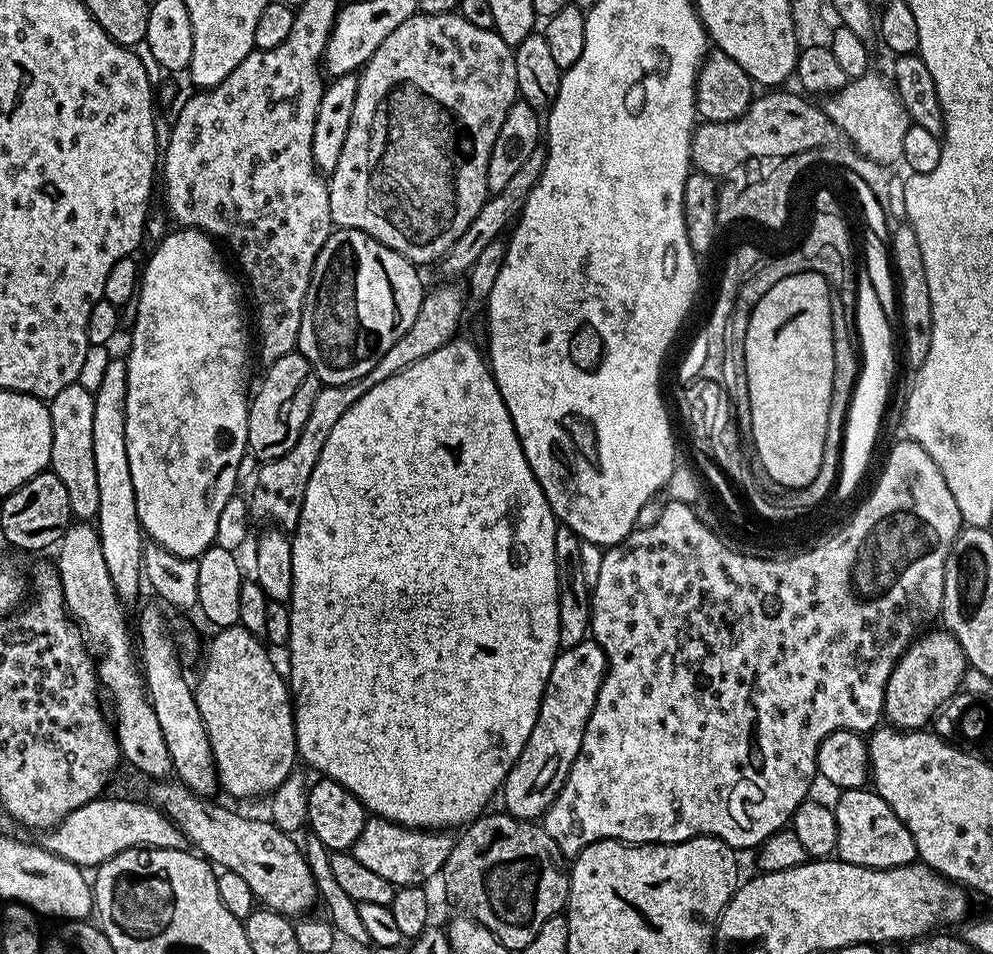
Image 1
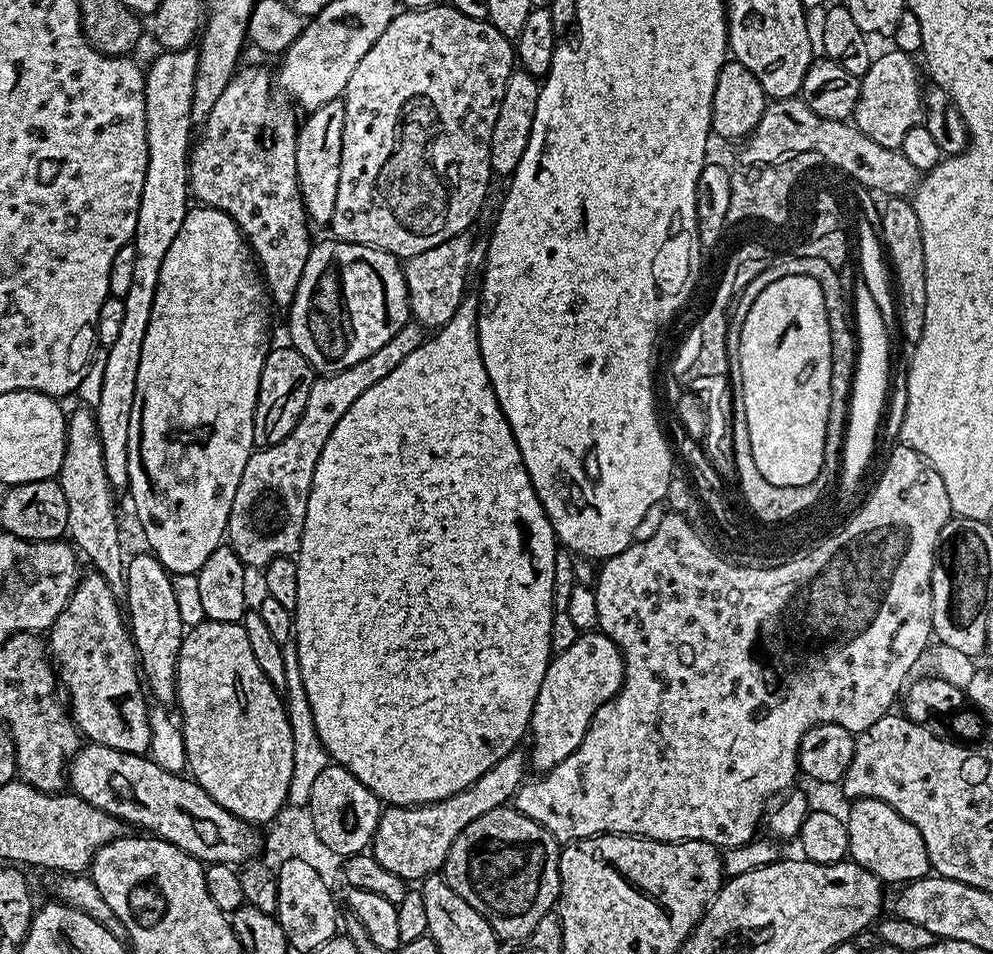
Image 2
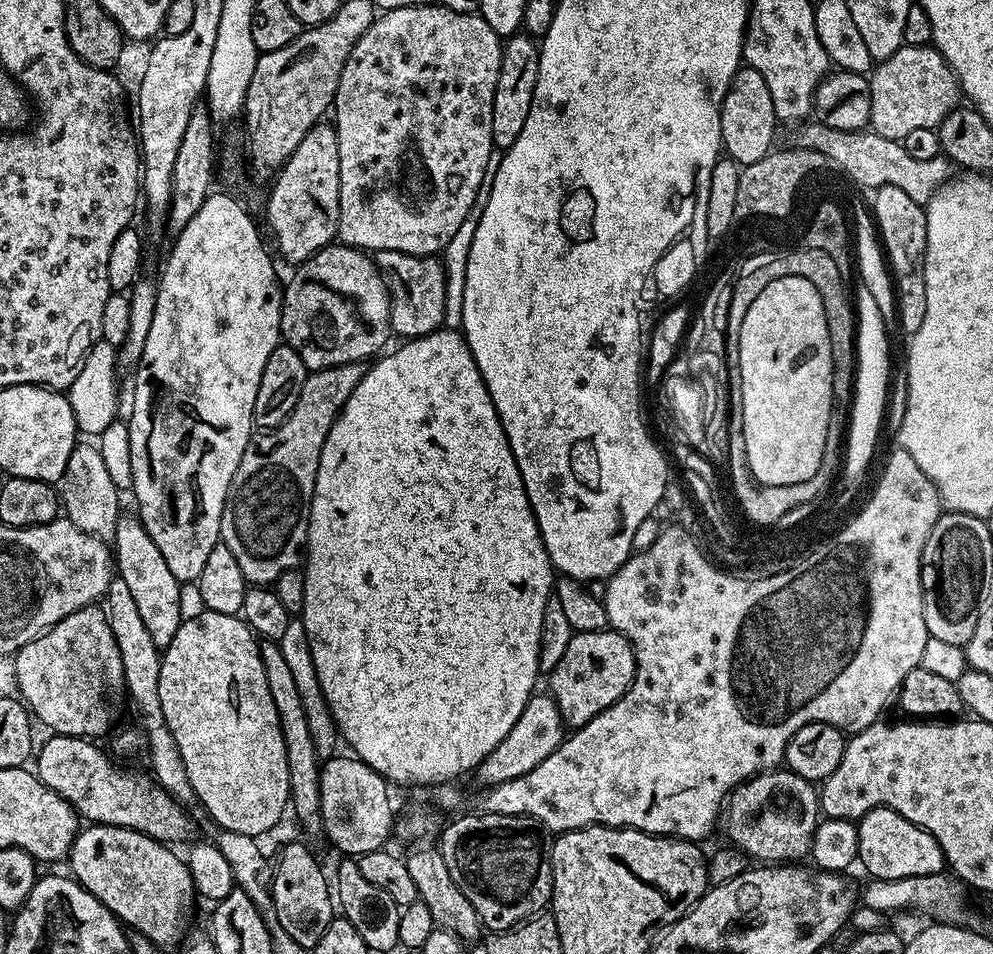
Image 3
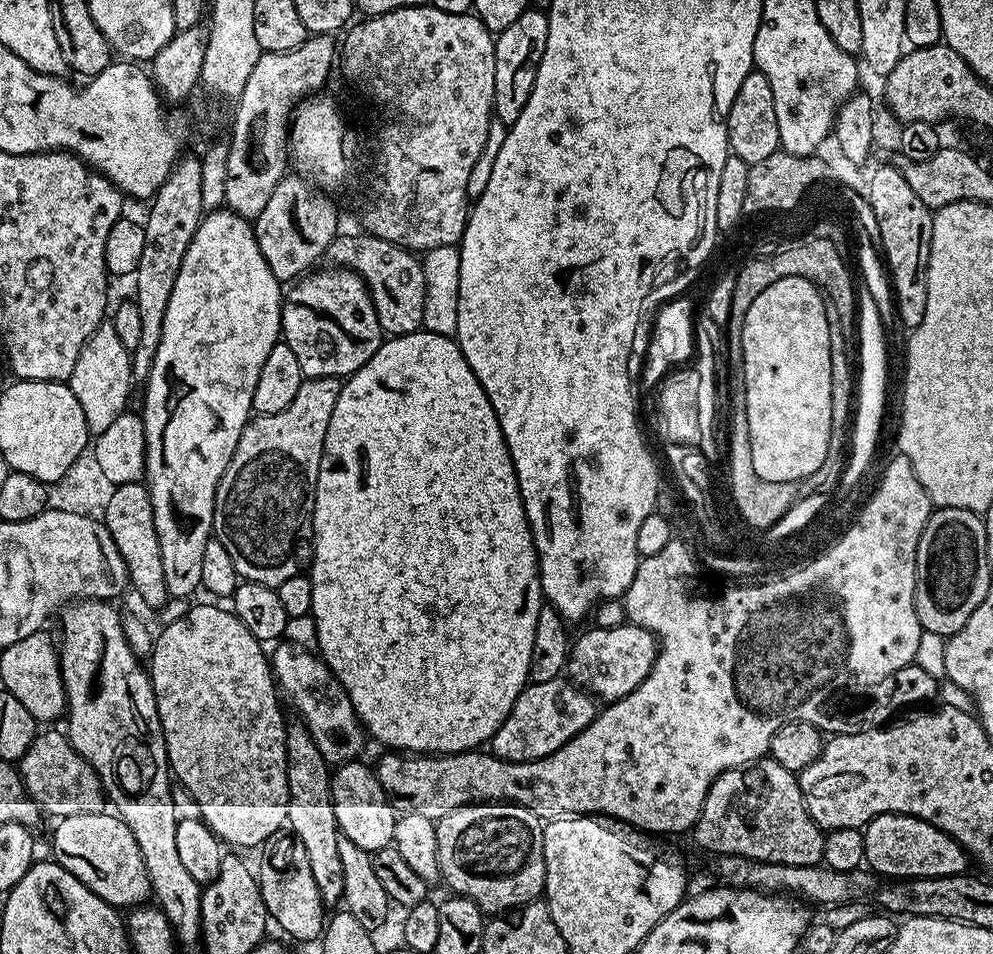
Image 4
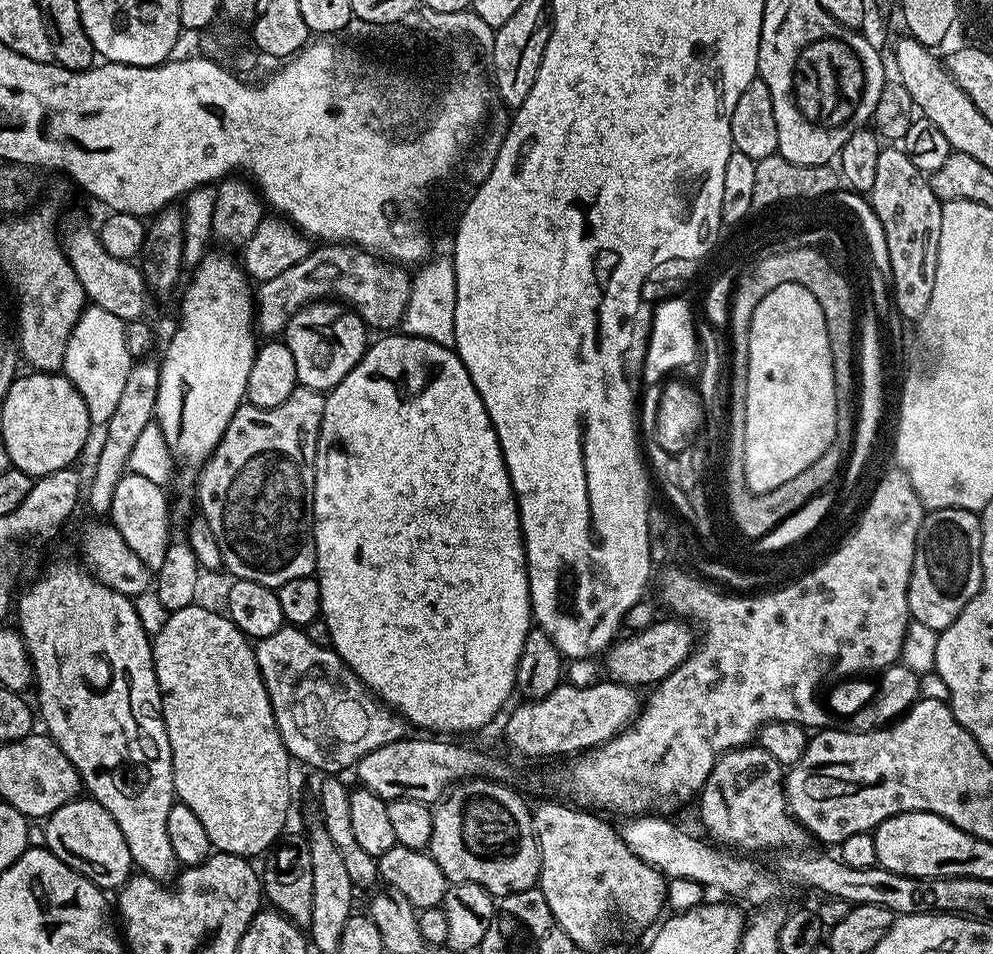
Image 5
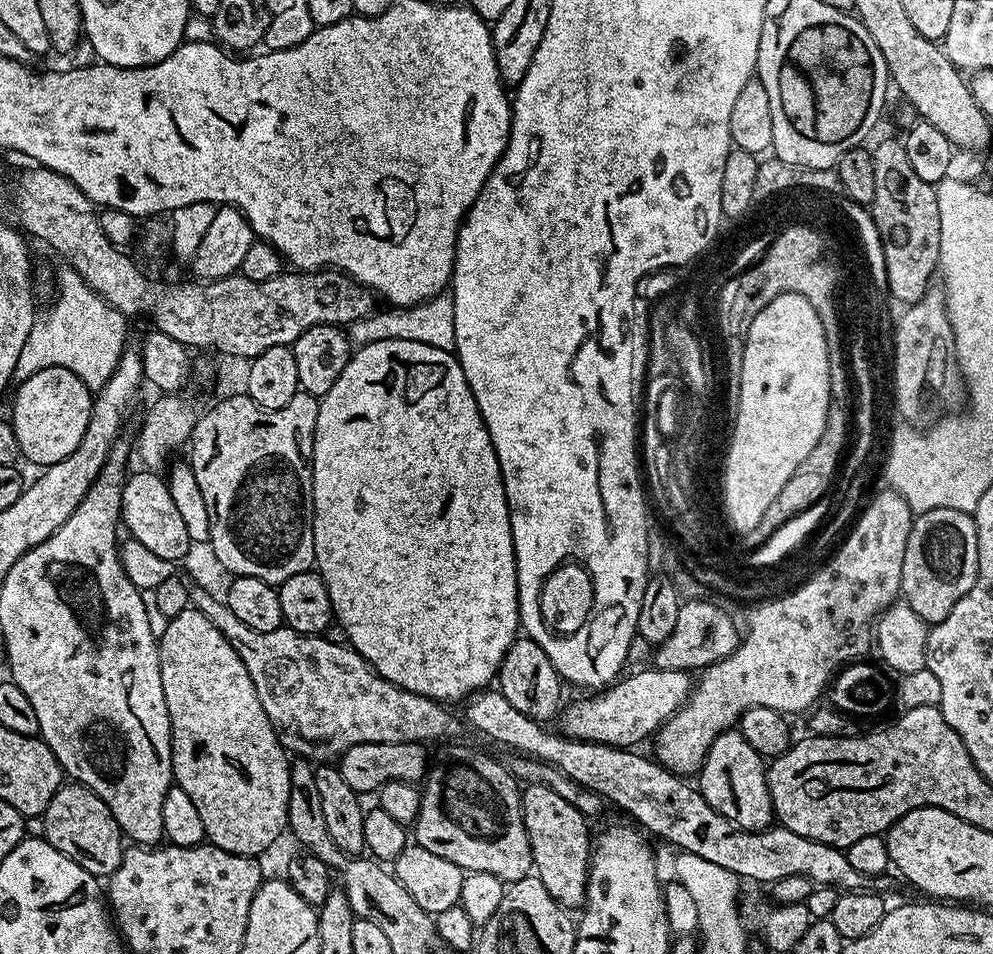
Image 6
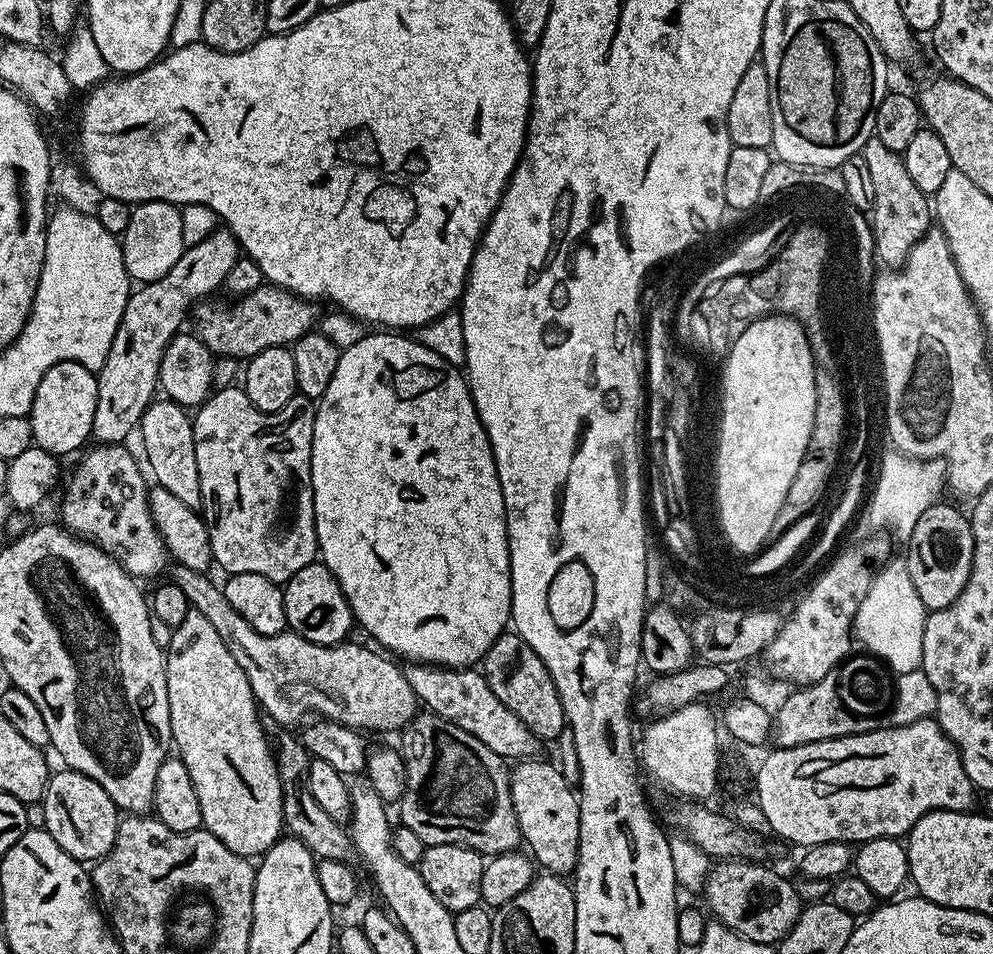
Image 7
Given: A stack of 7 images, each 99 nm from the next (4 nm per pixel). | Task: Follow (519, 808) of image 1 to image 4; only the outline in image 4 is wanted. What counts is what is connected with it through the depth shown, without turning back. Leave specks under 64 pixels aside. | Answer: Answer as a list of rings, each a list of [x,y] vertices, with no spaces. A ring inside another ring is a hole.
[[[631,622],[614,626],[613,629],[602,629],[597,626],[590,628],[589,632],[582,633],[577,640],[575,637],[571,645],[567,675],[571,683],[601,701],[621,700],[644,681],[646,674],[650,674],[658,651],[656,635]]]

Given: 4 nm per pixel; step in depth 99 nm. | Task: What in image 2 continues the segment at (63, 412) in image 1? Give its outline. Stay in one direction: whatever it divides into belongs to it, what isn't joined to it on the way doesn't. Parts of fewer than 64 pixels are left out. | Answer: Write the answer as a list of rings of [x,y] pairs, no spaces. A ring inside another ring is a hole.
[[[79,406],[67,413],[66,446],[58,477],[62,494],[66,494],[68,511],[67,539],[100,572],[119,600],[128,595],[125,578],[126,555],[120,549],[120,524],[116,521],[116,500],[112,483],[106,478],[106,464],[102,462],[102,446],[98,438],[95,415],[87,407]],[[88,411],[88,412],[87,412]],[[84,551],[84,552],[83,552]]]

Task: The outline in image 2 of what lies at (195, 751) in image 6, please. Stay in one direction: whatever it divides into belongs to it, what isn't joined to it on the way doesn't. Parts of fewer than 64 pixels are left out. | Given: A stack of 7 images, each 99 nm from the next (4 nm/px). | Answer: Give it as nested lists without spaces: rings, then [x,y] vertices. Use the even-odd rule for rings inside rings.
[[[205,618],[200,622],[201,624],[196,624],[193,628],[191,625],[185,631],[176,667],[176,704],[178,709],[180,708],[178,720],[183,727],[185,752],[188,755],[187,771],[190,773],[191,779],[195,780],[198,786],[202,786],[202,790],[206,790],[206,794],[210,794],[210,798],[214,798],[214,802],[218,802],[218,806],[230,810],[230,814],[242,818],[247,824],[253,826],[263,824],[264,826],[278,815],[284,805],[288,804],[287,790],[290,787],[290,778],[294,767],[294,734],[291,733],[288,710],[281,693],[268,681],[266,674],[262,674],[262,669],[258,667],[258,661],[254,658],[254,650],[250,647],[250,638],[246,638],[243,623],[212,621]]]

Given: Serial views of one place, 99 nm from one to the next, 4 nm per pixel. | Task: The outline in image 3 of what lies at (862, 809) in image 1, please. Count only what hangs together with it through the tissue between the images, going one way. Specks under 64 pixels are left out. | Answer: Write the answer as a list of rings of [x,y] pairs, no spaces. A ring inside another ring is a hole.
[[[875,808],[861,816],[856,824],[858,830],[858,857],[859,863],[864,863],[864,868],[869,877],[878,880],[897,880],[898,878],[914,878],[926,874],[944,872],[946,865],[942,846],[929,832],[922,830],[914,822],[902,818],[889,808]]]

